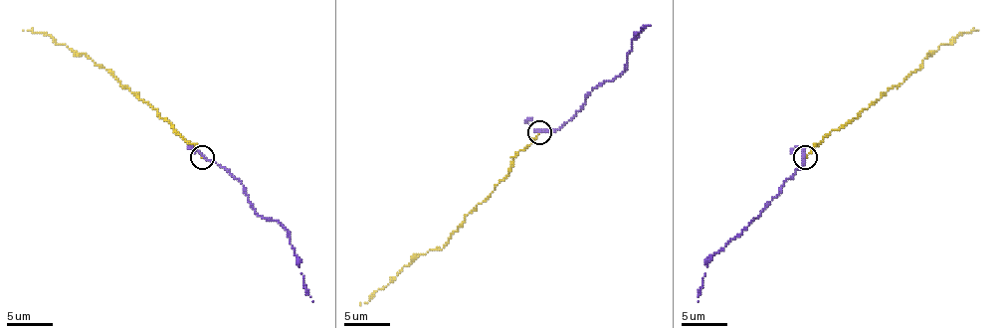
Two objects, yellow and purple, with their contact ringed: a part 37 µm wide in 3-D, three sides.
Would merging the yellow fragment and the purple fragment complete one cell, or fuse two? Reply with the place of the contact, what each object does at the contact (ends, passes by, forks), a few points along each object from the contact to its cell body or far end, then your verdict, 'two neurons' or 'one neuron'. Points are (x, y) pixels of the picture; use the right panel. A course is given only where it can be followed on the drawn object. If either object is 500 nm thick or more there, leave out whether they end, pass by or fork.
(805, 157) | yellow ends | purple passes by | yellow via (804, 158), (832, 130), (844, 127), (917, 70), (927, 54), (962, 33), (978, 30) | purple via (804, 155), (804, 162), (781, 185), (767, 206), (707, 264), (698, 301) | one neuron

